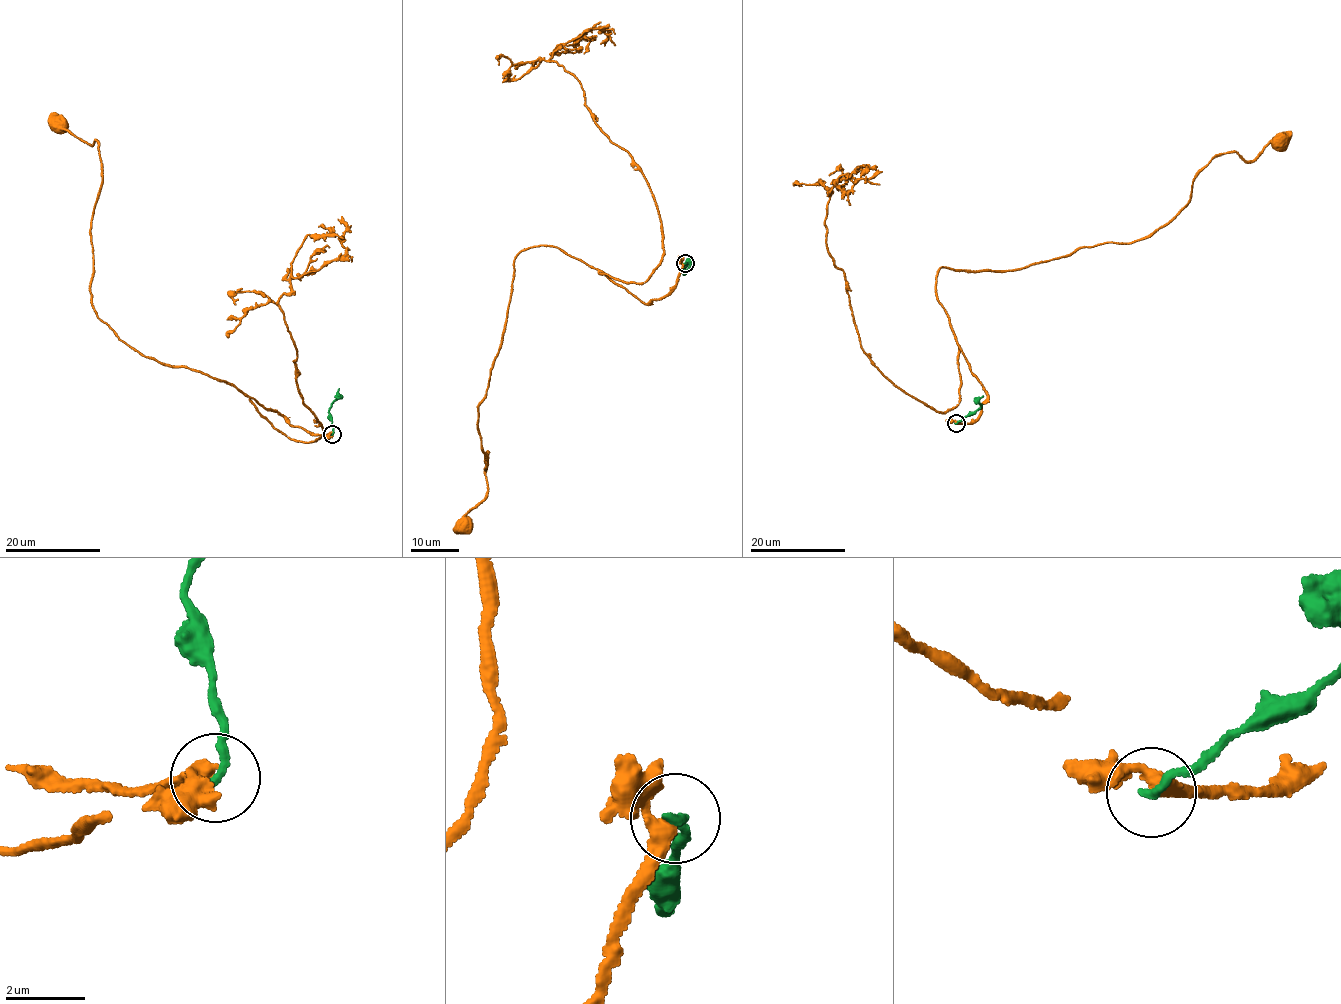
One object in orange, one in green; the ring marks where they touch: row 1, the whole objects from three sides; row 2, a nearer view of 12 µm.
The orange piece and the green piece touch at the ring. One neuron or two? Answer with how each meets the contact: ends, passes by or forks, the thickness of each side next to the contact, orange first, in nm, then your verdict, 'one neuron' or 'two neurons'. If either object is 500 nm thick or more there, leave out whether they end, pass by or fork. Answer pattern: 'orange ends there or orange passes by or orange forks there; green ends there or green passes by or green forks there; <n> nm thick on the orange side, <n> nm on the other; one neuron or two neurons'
orange passes by; green ends there; 340 nm thick on the orange side, 220 nm on the other; two neurons

